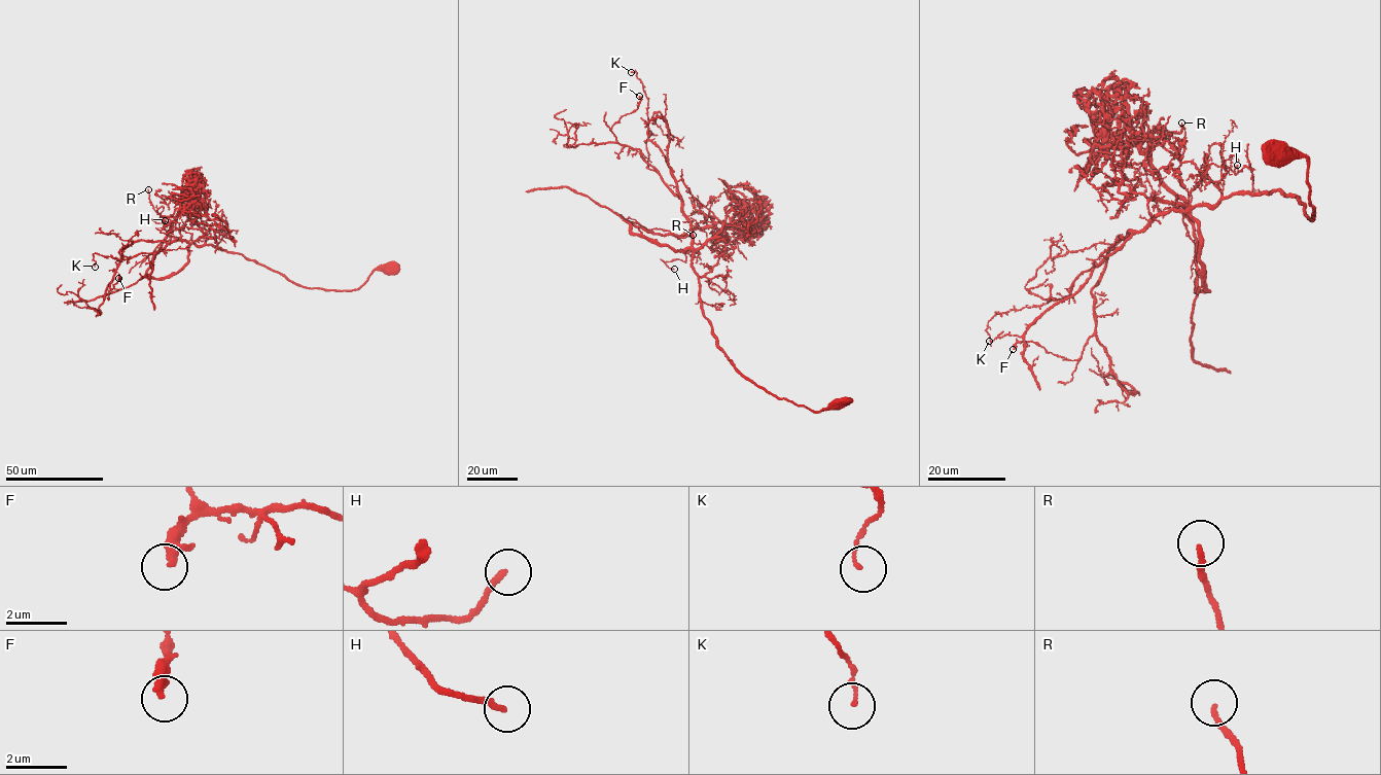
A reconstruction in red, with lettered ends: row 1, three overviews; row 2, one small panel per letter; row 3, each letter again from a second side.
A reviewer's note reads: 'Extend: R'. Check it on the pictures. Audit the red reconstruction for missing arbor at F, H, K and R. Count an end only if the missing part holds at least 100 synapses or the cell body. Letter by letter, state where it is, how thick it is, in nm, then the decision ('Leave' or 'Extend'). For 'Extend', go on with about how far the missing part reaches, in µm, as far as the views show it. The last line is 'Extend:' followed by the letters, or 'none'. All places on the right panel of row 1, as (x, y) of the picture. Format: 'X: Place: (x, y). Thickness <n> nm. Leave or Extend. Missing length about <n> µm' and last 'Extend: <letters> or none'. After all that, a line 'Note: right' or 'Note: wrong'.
F: Place: (1013, 349). Thickness 320 nm. Leave
H: Place: (1237, 165). Thickness 200 nm. Leave
K: Place: (989, 341). Thickness 110 nm. Leave
R: Place: (1181, 122). Thickness 160 nm. Leave
Extend: none
Note: wrong

